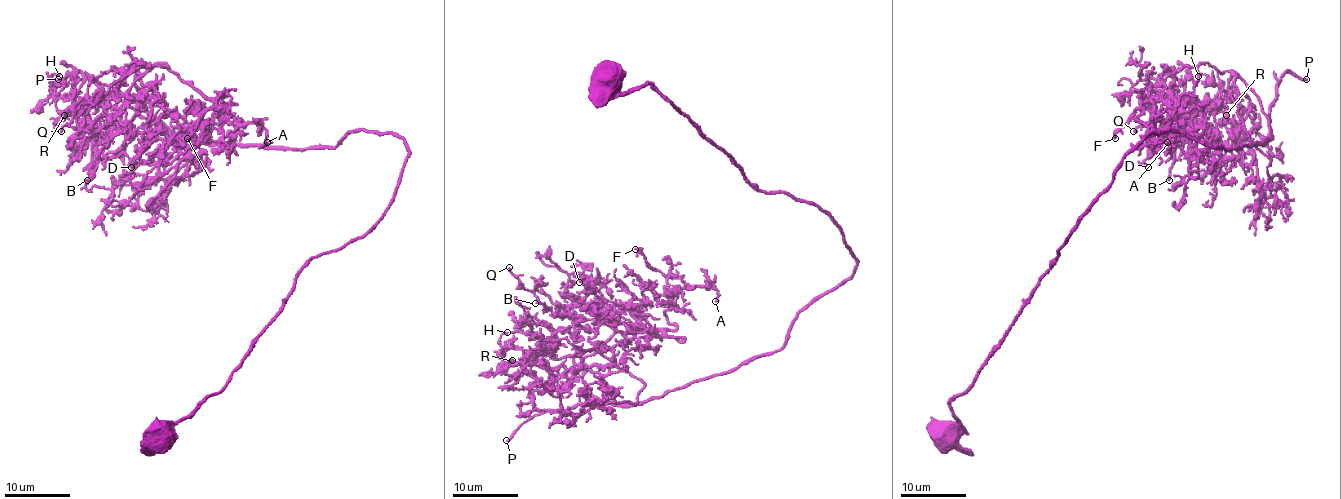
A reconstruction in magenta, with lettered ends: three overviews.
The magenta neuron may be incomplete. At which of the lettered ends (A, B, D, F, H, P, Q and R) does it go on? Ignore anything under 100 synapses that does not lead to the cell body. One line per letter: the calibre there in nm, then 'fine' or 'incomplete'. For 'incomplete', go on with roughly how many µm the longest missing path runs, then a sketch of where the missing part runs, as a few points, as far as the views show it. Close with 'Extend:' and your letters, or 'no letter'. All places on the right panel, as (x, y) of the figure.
A: 170 nm thick; fine
B: 240 nm thick; fine
D: 200 nm thick; fine
F: 240 nm thick; fine
H: 170 nm thick; fine
P: 240 nm thick; incomplete; about 90 µm are missing
Q: 200 nm thick; fine
R: 140 nm thick; fine
Extend: P

